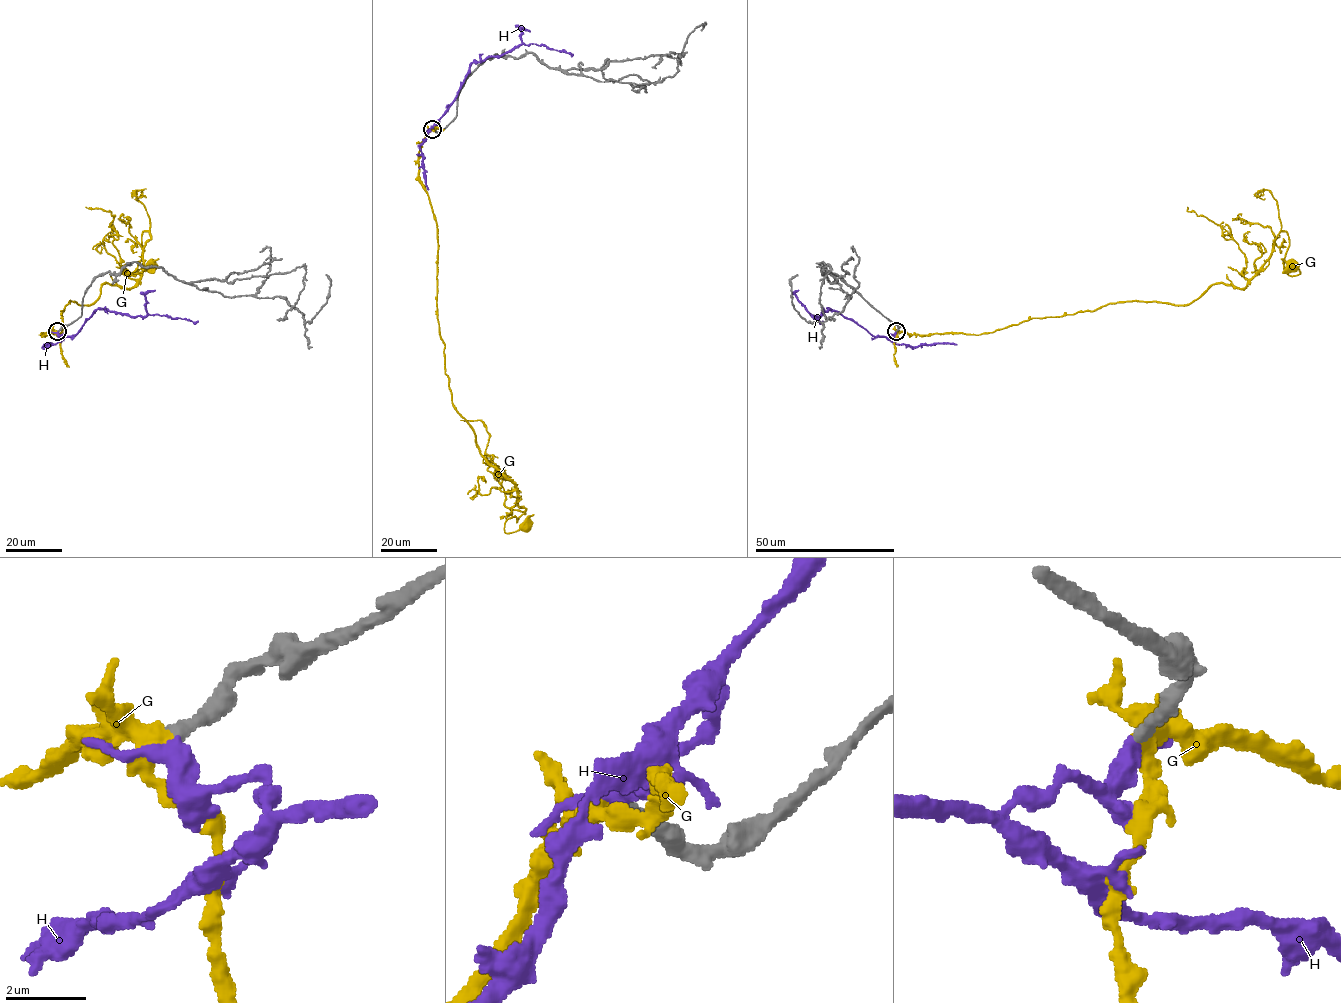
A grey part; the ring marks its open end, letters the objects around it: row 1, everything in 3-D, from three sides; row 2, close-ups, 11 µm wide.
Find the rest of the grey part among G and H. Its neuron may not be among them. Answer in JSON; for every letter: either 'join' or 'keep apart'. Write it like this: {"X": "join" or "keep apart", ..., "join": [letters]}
{"G": "join", "H": "keep apart", "join": ["G"]}

